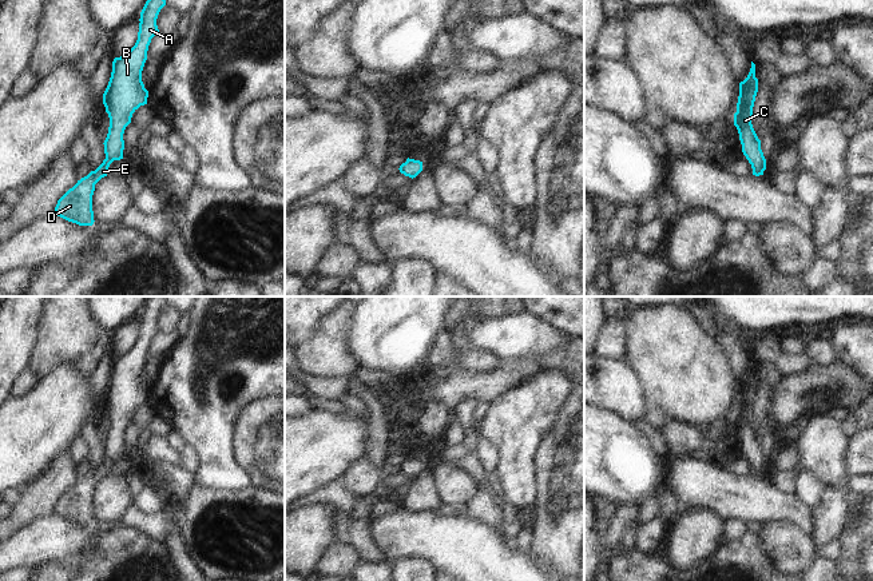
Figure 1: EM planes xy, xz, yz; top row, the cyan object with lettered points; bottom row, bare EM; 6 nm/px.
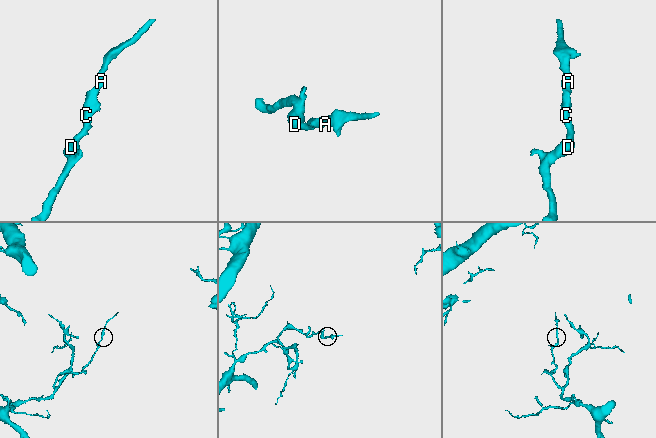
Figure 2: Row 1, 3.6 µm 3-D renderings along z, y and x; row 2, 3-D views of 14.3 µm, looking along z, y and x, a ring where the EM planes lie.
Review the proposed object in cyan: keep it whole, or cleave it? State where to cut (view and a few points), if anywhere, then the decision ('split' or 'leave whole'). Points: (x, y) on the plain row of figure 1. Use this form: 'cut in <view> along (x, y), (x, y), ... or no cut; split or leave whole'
no cut; leave whole

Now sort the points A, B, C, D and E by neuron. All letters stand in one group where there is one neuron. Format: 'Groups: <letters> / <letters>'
Groups: A B C D E.

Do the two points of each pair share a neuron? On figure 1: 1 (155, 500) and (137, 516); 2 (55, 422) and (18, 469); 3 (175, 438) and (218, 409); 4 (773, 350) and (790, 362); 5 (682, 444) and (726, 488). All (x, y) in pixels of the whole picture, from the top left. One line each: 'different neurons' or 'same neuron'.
1: different neurons
2: same neuron
3: different neurons
4: same neuron
5: different neurons

